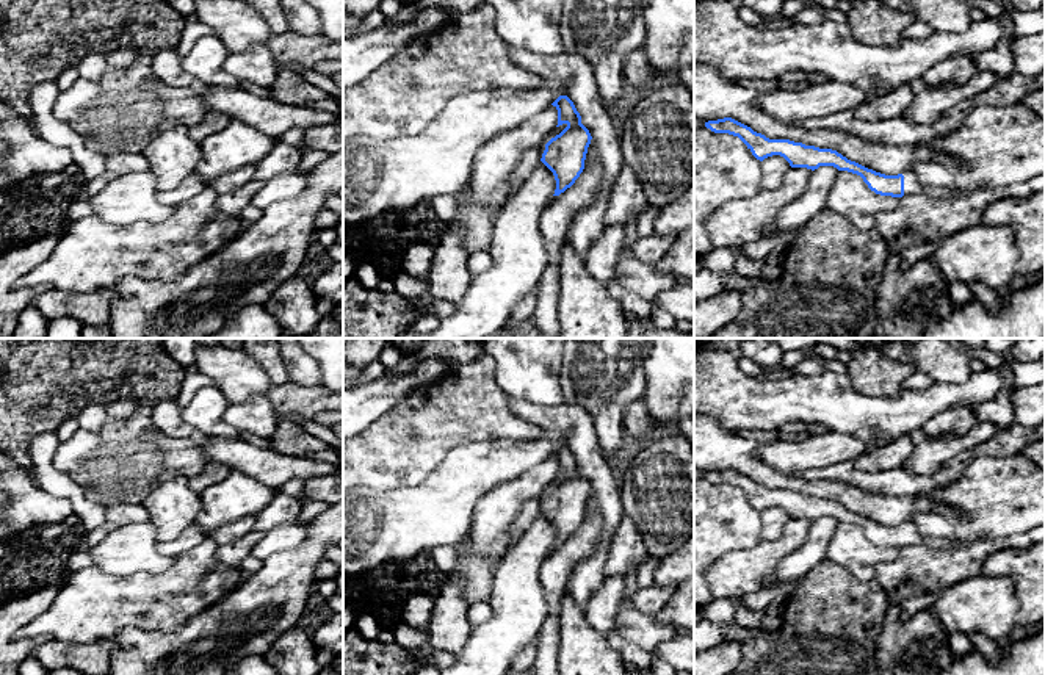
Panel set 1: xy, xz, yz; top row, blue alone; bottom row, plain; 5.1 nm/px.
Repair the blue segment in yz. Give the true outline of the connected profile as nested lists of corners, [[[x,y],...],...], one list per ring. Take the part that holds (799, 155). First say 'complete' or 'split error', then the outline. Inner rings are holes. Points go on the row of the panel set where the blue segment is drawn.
split error | [[[732,117],[708,121],[705,127],[714,133],[738,136],[760,161],[772,155],[780,155],[791,168],[815,171],[819,166],[833,166],[838,171],[860,175],[871,191],[880,196],[891,196],[898,202],[902,196],[910,194],[924,194],[934,199],[956,199],[962,197],[965,193],[976,191],[976,188],[970,186],[924,185],[918,180],[913,169],[907,169],[898,175],[885,175],[851,161],[832,149],[819,149],[790,139],[769,139]]]

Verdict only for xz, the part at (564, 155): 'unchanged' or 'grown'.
grown

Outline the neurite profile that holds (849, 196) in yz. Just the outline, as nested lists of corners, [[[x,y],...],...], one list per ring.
[[[840,171],[827,197],[827,210],[843,215],[862,230],[874,229],[876,216],[898,207],[891,196],[876,194],[857,174]]]

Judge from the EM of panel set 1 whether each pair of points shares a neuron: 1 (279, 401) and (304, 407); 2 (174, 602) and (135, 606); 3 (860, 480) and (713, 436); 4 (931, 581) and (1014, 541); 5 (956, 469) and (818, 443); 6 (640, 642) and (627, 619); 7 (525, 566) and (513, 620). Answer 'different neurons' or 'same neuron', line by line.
1: same neuron
2: same neuron
3: different neurons
4: same neuron
5: different neurons
6: same neuron
7: same neuron

